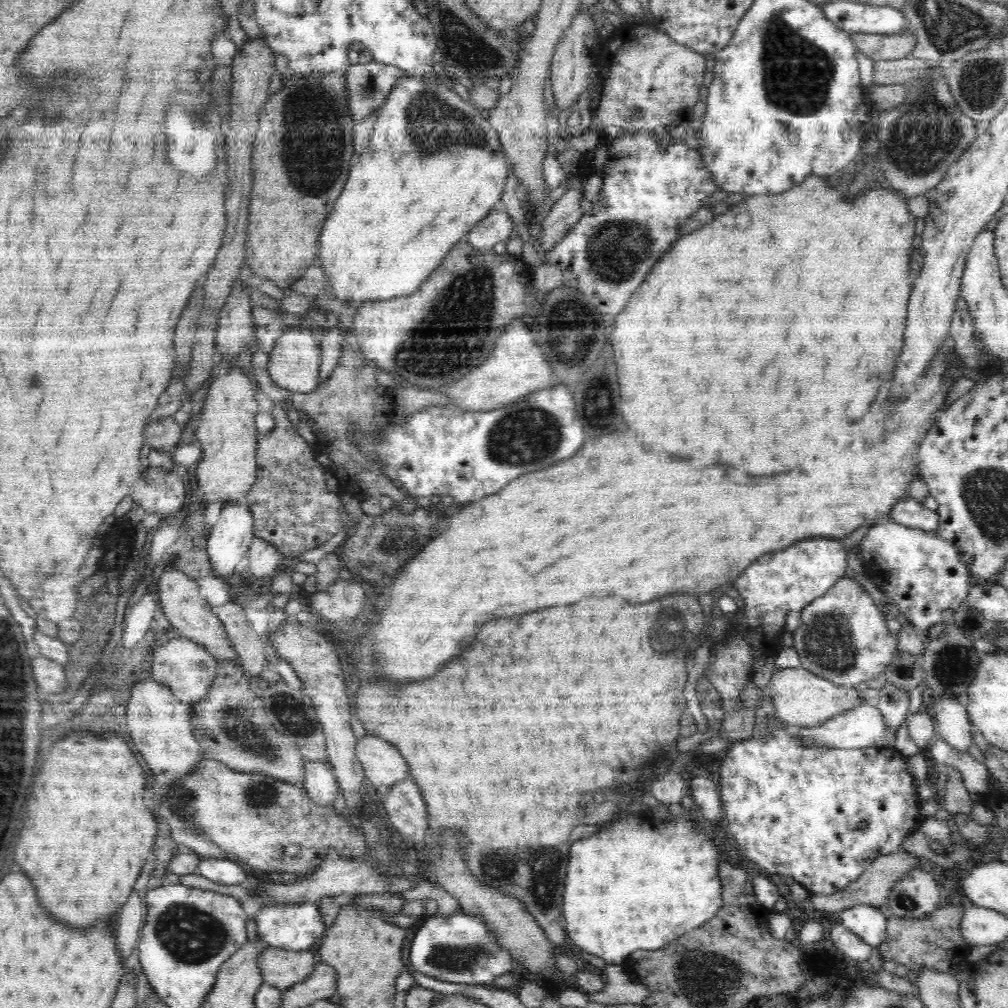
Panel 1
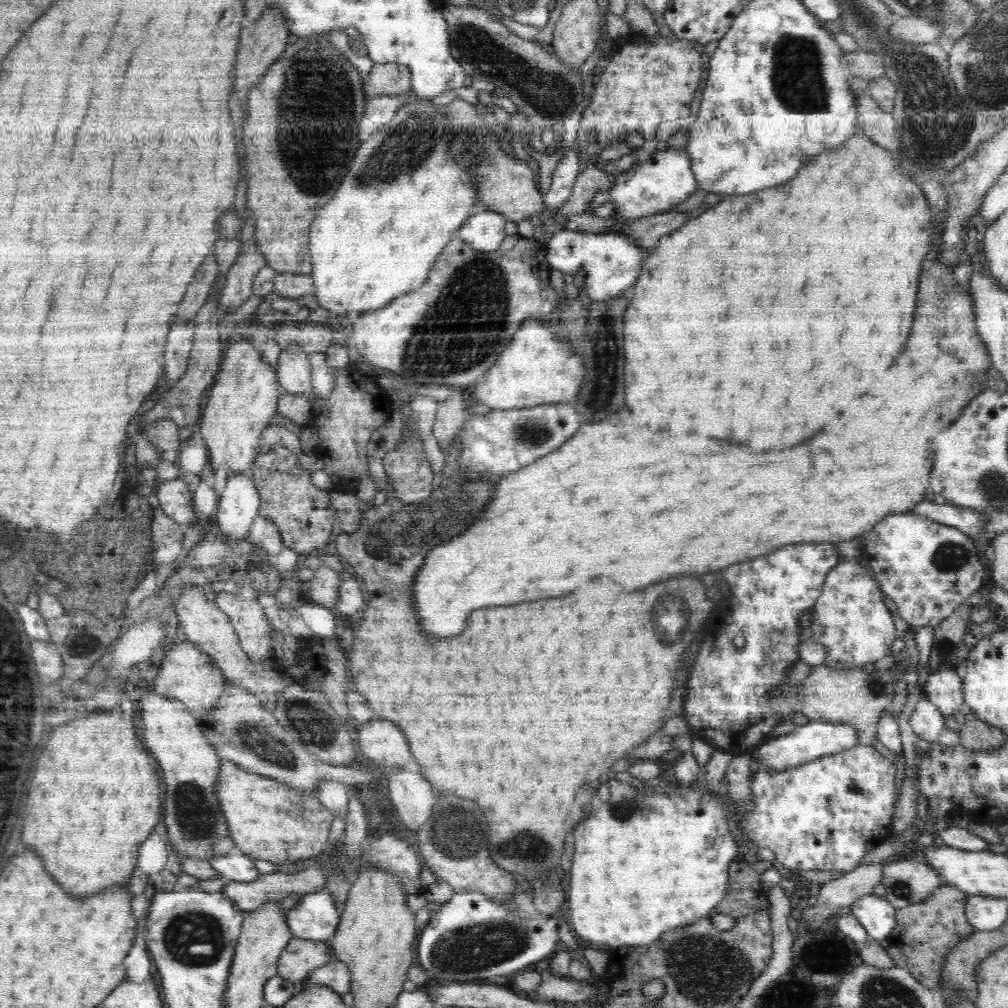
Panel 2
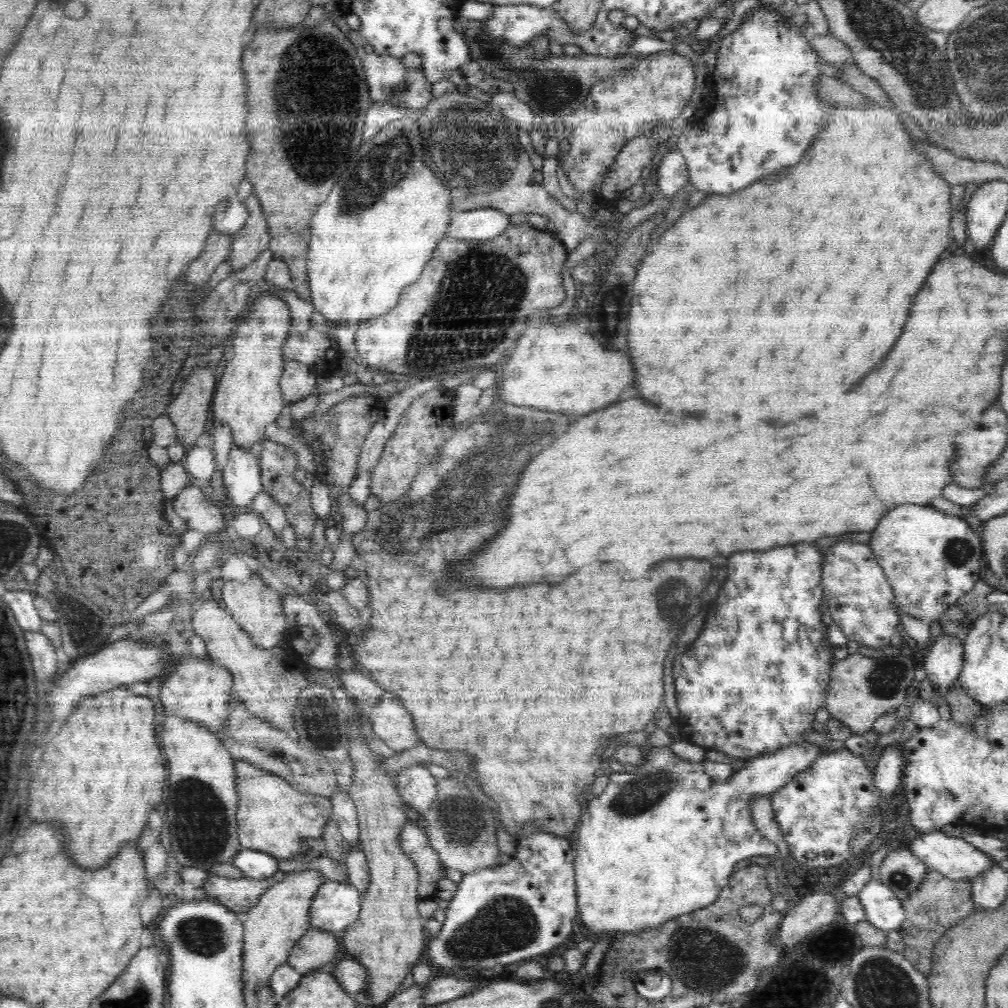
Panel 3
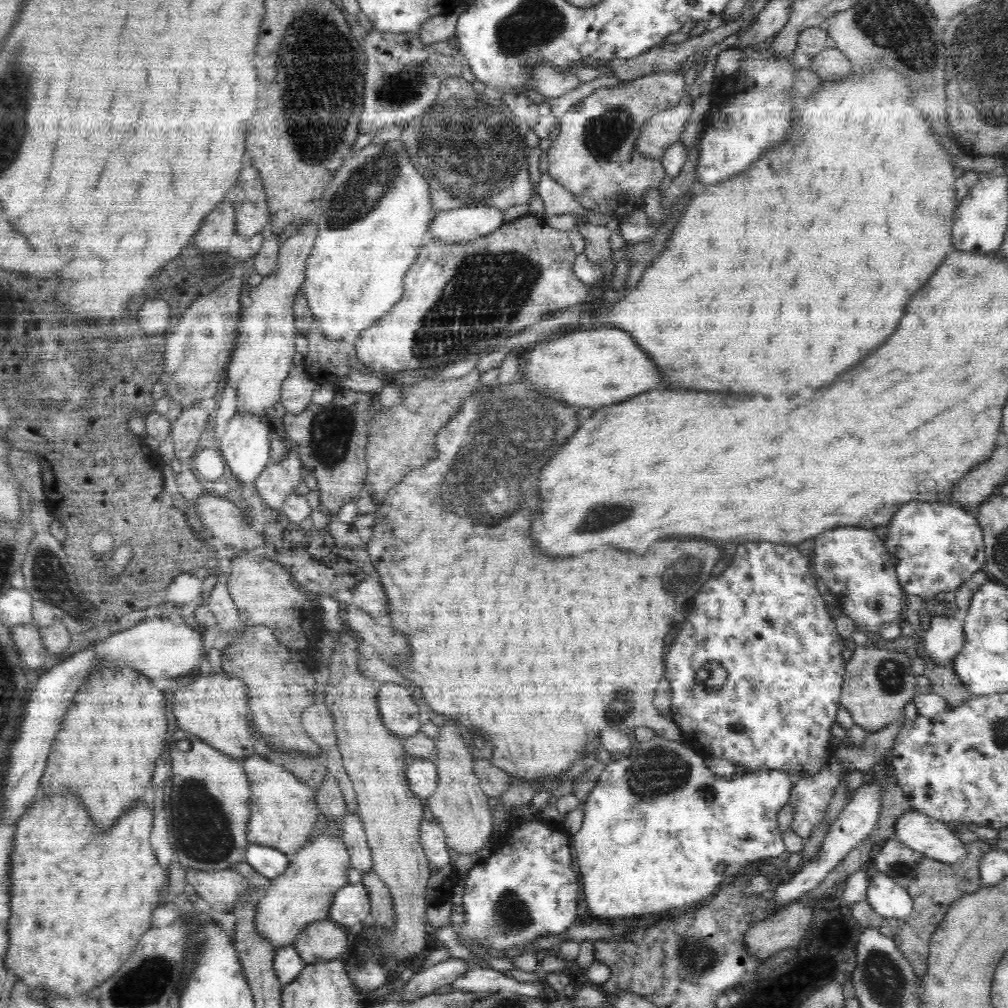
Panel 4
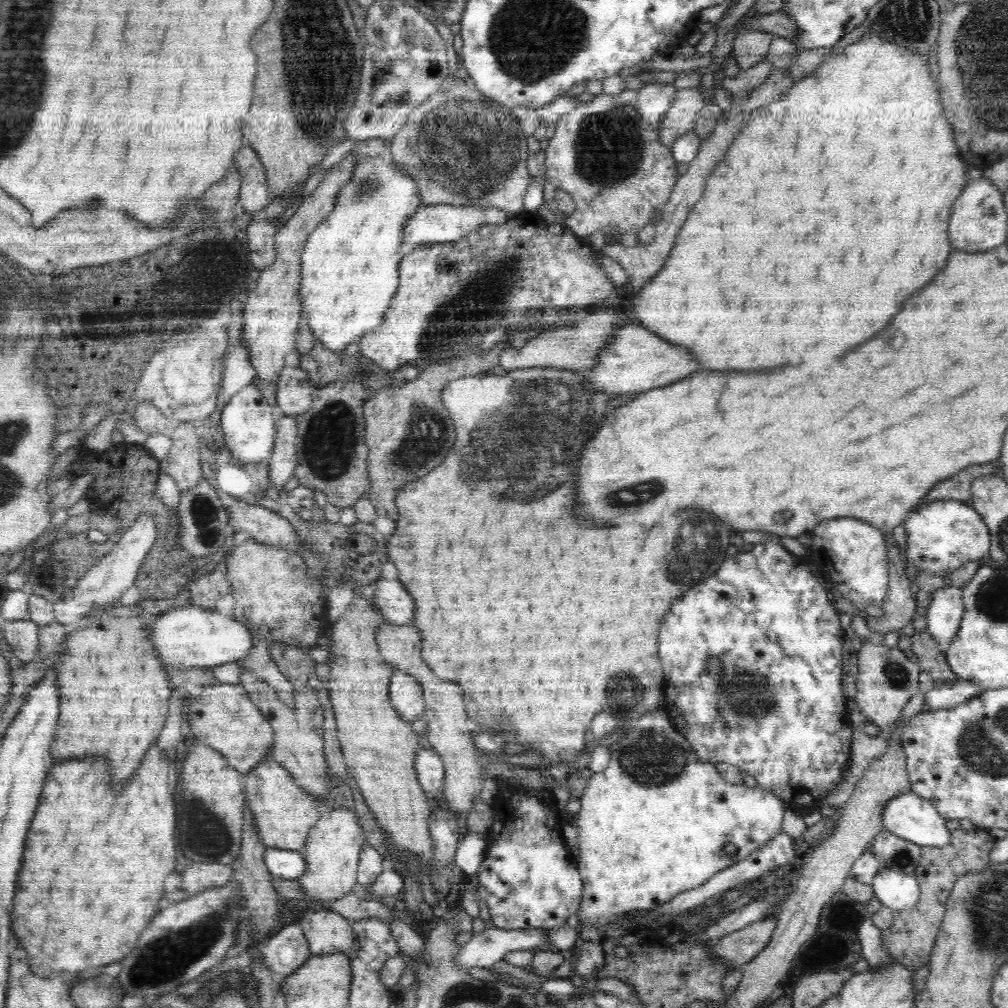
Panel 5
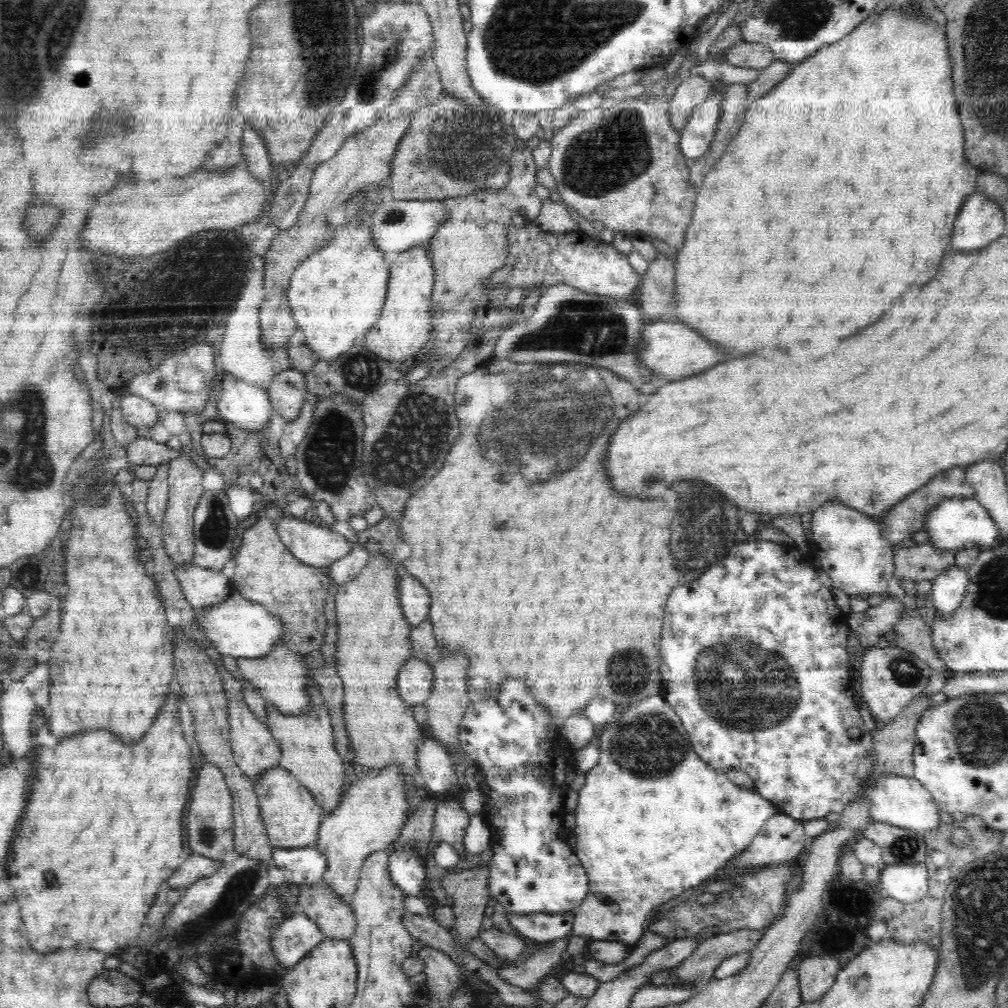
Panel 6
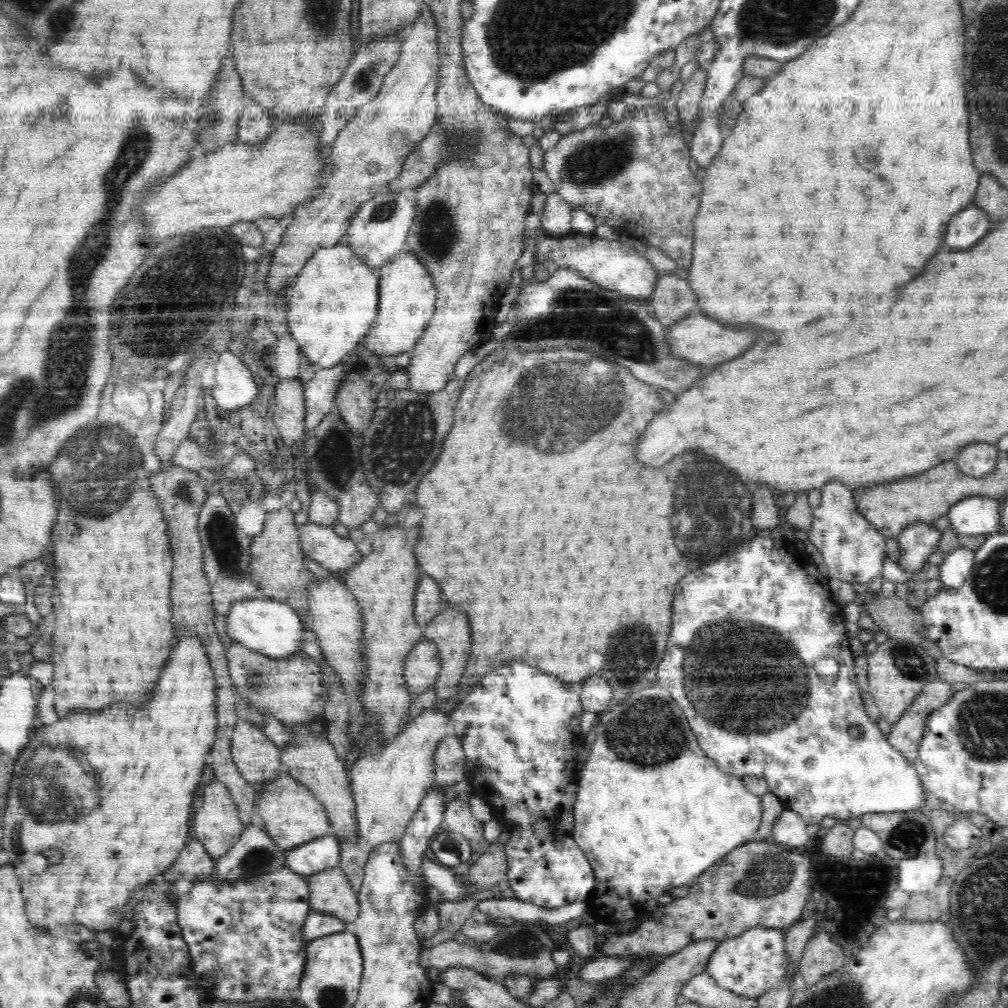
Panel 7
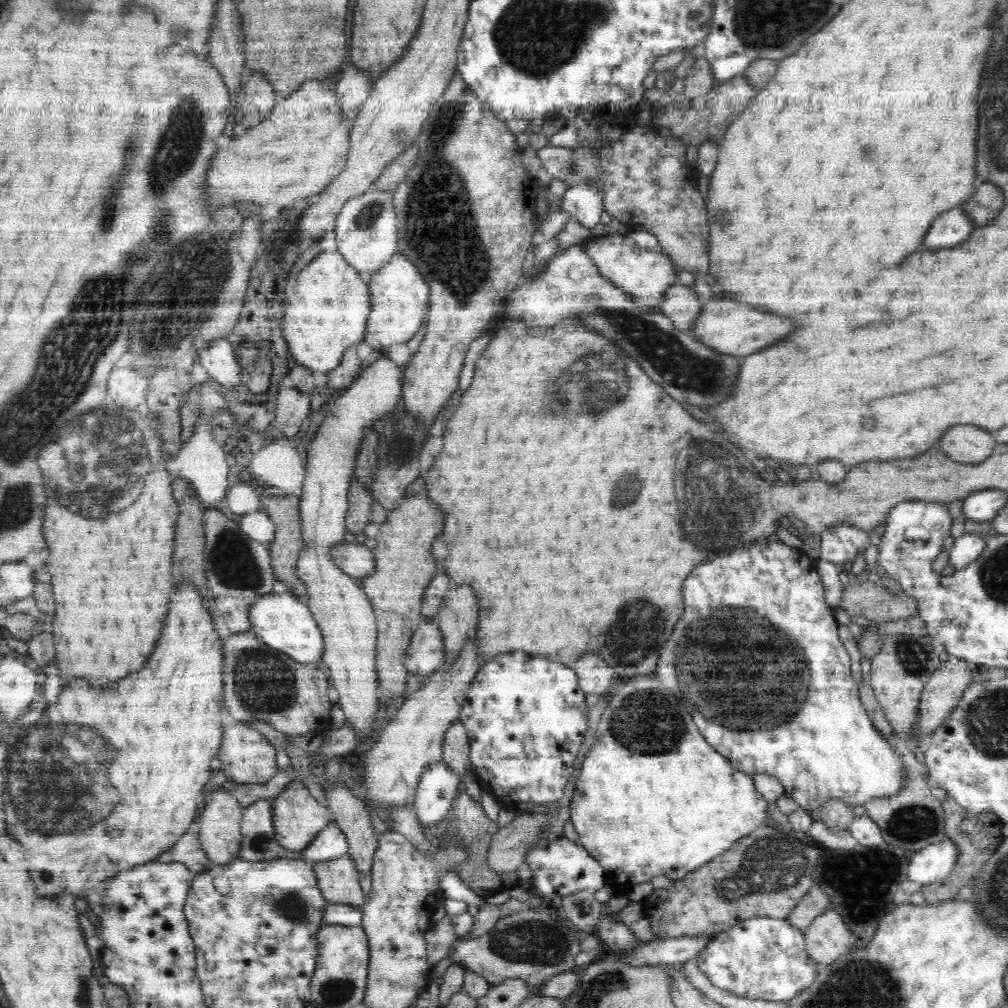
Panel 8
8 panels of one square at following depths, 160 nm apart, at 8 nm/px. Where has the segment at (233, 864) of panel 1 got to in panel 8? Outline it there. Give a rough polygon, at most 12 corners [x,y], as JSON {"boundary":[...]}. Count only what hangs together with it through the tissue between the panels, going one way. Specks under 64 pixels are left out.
{"boundary":[[331,822],[301,851],[310,863],[347,854],[345,834]]}

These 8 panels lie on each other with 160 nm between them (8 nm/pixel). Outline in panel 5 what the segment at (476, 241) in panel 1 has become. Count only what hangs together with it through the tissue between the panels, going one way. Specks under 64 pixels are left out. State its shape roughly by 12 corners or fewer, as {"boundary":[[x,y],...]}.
{"boundary":[[420,206],[404,226],[402,256],[458,242],[506,222],[498,207]]}

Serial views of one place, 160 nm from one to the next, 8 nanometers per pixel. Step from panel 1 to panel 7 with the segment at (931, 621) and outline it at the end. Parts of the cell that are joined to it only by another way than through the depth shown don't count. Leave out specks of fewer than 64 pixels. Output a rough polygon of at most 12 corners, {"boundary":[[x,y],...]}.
{"boundary":[[969,496],[947,512],[958,537],[999,532],[1001,499]]}

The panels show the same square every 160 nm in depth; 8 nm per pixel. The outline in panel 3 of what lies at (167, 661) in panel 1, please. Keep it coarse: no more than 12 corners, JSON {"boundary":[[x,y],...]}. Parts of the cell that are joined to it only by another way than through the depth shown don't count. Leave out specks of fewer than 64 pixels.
{"boundary":[[183,657],[161,684],[166,715],[217,736],[236,692],[209,657]]}

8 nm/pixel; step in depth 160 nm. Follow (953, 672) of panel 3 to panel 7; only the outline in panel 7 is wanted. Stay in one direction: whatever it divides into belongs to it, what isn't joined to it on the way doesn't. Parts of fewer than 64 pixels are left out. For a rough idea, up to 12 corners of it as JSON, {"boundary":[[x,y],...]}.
{"boundary":[[958,546],[939,564],[942,589],[958,590],[971,574],[975,551]]}

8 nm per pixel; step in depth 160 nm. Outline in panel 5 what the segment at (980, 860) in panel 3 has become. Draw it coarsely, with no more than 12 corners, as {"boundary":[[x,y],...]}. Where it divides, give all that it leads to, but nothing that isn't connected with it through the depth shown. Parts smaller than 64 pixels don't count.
{"boundary":[[910,791],[889,801],[882,824],[924,847],[950,842],[932,802]]}

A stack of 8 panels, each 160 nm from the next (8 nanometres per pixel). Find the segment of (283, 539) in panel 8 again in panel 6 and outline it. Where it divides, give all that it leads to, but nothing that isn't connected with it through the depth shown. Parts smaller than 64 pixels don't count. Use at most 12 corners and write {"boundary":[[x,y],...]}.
{"boundary":[[261,512],[241,530],[230,582],[283,620],[278,644],[324,642],[327,570],[301,563]]}

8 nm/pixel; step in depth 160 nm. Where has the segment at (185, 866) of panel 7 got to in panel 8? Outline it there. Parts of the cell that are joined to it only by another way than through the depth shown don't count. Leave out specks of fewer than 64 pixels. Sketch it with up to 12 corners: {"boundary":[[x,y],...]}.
{"boundary":[[195,828],[184,832],[157,860],[181,862],[194,877],[214,864]]}

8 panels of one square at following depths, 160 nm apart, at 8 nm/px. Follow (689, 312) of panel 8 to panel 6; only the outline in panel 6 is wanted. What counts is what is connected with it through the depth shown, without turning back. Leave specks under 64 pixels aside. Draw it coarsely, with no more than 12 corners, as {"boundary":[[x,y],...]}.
{"boundary":[[648,262],[638,296],[647,323],[672,310],[674,263]]}

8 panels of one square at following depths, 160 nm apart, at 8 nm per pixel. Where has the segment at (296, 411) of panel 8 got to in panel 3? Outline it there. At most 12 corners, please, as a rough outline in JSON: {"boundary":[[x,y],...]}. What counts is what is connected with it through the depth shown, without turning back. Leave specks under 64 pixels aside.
{"boundary":[[285,362],[279,385],[283,400],[312,395],[317,379],[307,364]]}

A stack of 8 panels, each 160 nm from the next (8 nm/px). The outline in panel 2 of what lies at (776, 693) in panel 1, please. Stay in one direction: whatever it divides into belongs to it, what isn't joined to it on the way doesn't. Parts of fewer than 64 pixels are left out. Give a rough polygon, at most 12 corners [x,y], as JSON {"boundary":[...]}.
{"boundary":[[815,665],[799,684],[802,721],[848,723],[874,747],[894,667]]}

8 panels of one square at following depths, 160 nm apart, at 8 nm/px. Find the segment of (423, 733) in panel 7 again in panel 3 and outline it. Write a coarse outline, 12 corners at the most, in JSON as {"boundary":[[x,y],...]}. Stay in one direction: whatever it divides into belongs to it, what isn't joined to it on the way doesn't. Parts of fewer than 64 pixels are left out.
{"boundary":[[316,869],[286,873],[242,917],[243,988],[258,992],[311,928]]}

